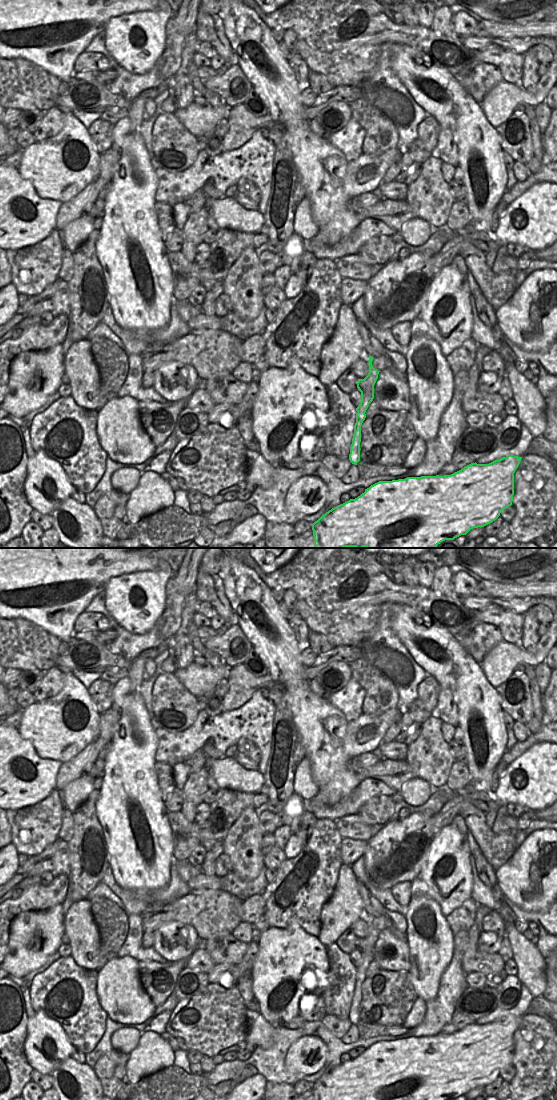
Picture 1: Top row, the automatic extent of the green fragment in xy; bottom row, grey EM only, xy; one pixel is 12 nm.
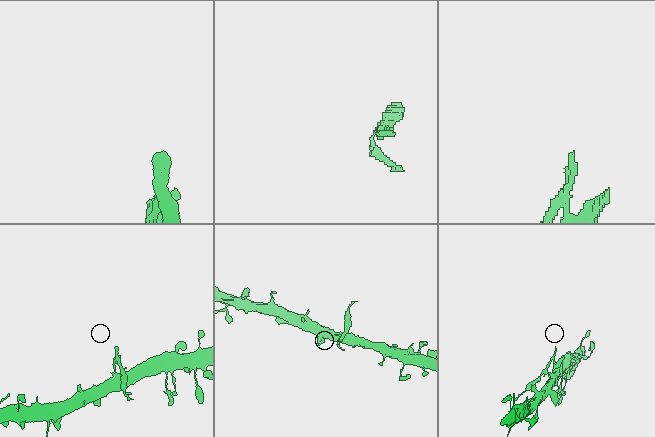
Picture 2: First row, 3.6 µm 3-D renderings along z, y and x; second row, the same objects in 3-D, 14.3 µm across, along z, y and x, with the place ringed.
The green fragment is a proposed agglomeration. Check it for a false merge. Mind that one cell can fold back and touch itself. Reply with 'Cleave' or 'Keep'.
Cleave

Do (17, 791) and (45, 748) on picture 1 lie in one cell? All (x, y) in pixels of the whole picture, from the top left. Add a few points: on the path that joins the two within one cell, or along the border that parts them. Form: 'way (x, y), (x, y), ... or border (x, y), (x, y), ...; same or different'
border (24, 739), (41, 758), (62, 762); different

